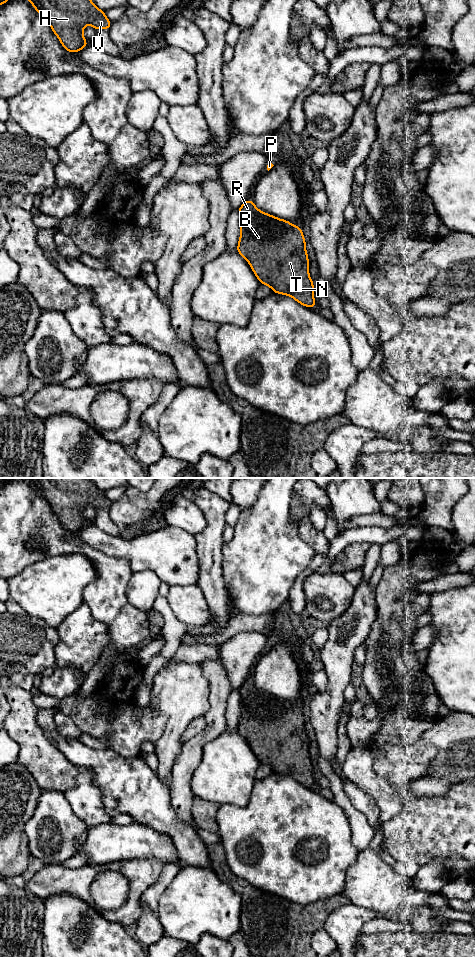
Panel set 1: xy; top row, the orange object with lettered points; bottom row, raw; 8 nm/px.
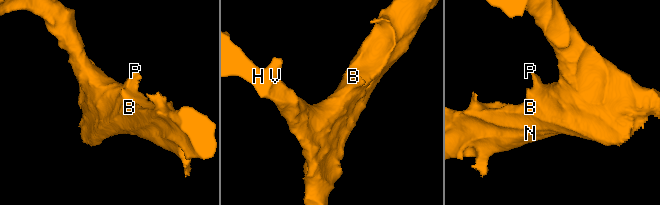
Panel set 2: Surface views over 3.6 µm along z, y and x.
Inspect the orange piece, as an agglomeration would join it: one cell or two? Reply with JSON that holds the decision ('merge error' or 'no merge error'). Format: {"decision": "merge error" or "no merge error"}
{"decision": "merge error"}

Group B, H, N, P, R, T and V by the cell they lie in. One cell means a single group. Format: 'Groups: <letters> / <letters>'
Groups: B H P R V / N T

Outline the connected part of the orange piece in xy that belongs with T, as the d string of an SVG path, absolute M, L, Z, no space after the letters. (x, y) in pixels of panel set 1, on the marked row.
M304 237L292 238L289 254L284 254L275 260L265 262L261 270L253 270L260 284L268 285L274 293L288 295L301 305L315 308L314 282L309 275L309 258L306 251L306 239Z

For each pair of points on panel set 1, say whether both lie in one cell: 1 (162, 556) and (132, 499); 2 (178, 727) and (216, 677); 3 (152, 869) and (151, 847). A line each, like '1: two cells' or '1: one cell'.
1: two cells
2: two cells
3: two cells

